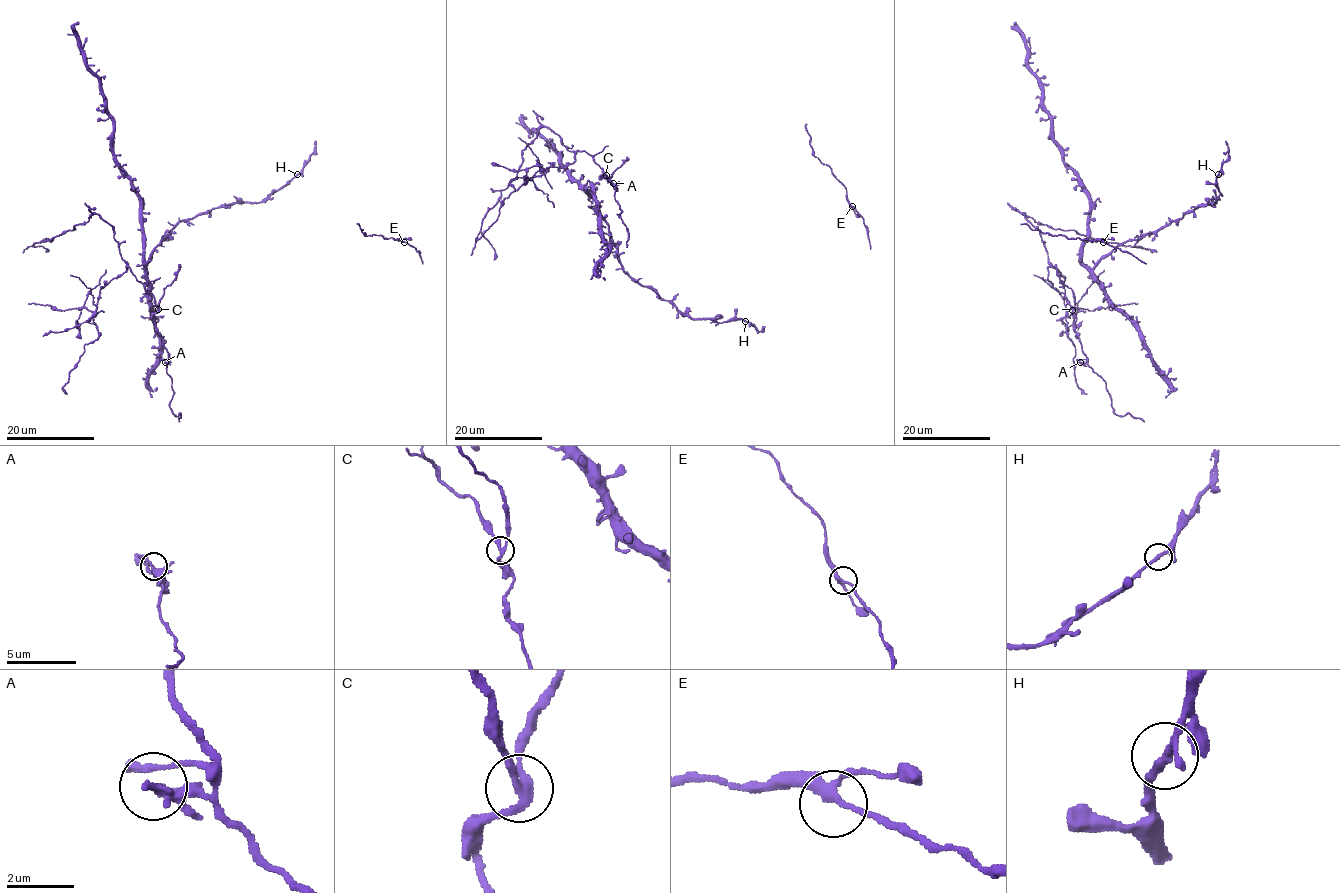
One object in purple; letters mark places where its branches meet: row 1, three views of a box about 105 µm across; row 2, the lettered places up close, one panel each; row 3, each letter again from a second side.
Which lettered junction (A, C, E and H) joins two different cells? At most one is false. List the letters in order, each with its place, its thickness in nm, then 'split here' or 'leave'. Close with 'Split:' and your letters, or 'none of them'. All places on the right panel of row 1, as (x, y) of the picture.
A: at (1080, 362); 200 nm thick; leave
C: at (1072, 310); 220 nm thick; split here
E: at (1103, 242); 240 nm thick; leave
H: at (1218, 174); 190 nm thick; leave
Split: C

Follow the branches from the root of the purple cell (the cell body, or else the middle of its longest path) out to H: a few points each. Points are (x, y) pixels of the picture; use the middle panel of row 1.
H: (632, 279), (651, 287), (693, 318), (715, 318), (719, 323), (745, 321)

